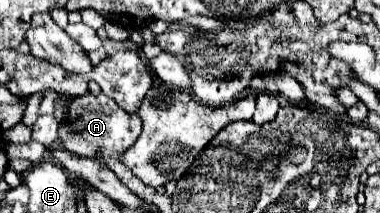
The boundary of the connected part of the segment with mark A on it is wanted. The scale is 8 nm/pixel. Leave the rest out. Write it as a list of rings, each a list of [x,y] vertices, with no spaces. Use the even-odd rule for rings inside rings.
[[[86,93],[80,97],[72,97],[58,121],[58,139],[62,149],[88,159],[102,159],[100,163],[106,165],[108,157],[122,157],[122,153],[134,143],[134,135],[140,133],[142,119],[136,113],[126,113],[116,105],[114,99],[106,97],[104,93],[94,95]]]

